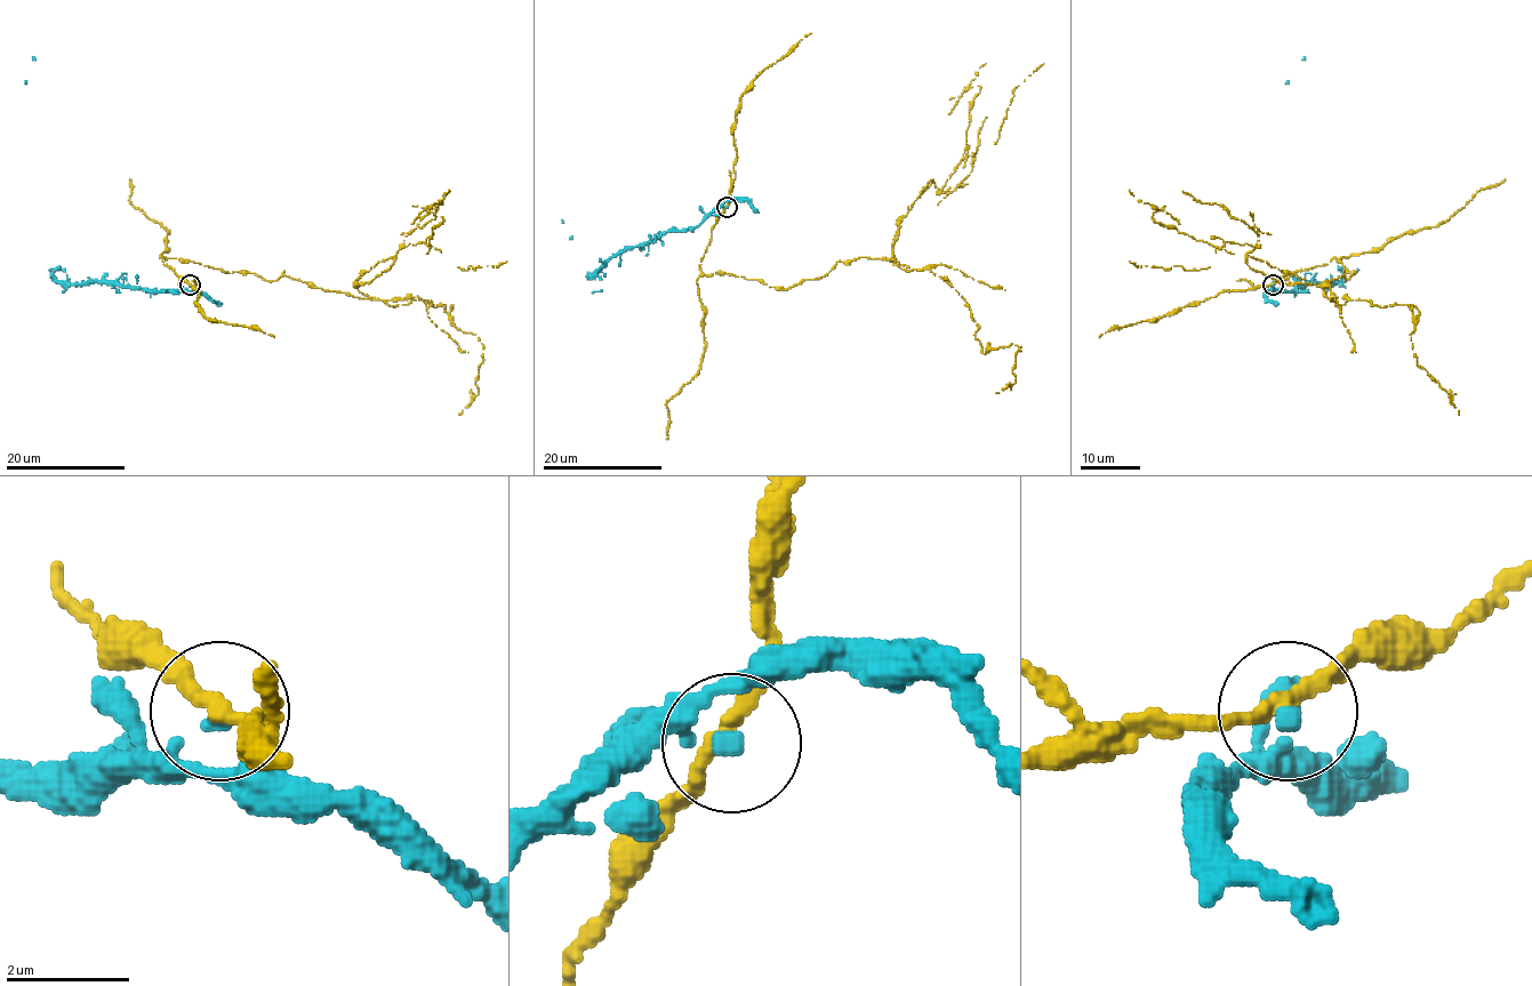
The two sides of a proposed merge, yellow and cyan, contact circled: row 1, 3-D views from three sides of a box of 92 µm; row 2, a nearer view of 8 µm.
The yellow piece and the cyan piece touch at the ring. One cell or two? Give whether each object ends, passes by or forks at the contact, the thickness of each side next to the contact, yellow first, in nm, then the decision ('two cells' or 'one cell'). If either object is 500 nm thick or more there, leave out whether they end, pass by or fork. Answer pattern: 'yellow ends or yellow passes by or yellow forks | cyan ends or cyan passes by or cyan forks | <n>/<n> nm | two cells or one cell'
yellow passes by | cyan ends | 280/280 nm | two cells

